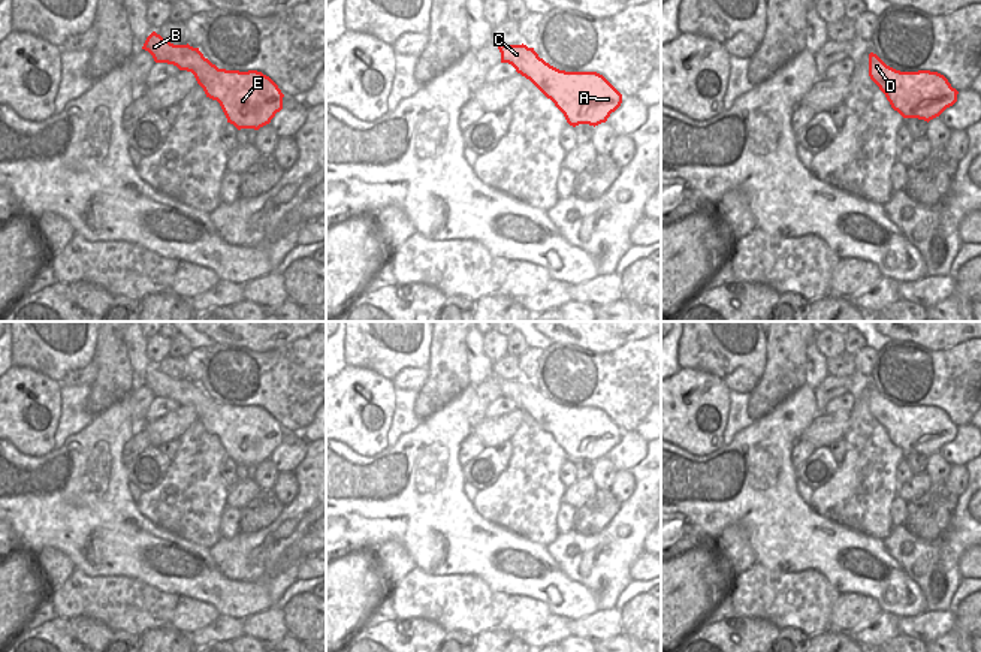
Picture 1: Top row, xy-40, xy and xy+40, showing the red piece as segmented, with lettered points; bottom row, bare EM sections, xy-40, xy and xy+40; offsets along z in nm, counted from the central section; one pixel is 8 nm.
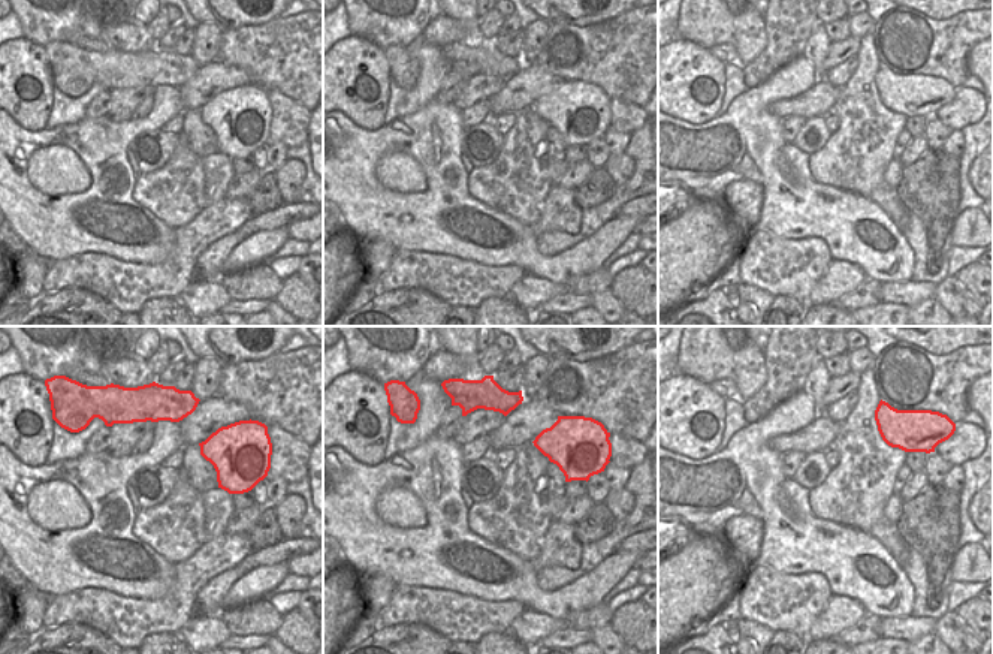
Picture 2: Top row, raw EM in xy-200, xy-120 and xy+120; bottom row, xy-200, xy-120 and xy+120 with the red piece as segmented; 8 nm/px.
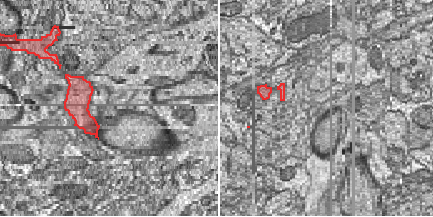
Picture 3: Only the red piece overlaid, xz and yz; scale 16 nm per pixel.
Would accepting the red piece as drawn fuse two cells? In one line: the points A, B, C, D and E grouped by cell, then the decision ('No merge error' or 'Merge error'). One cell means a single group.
Groups: A B C D E. No merge error.

